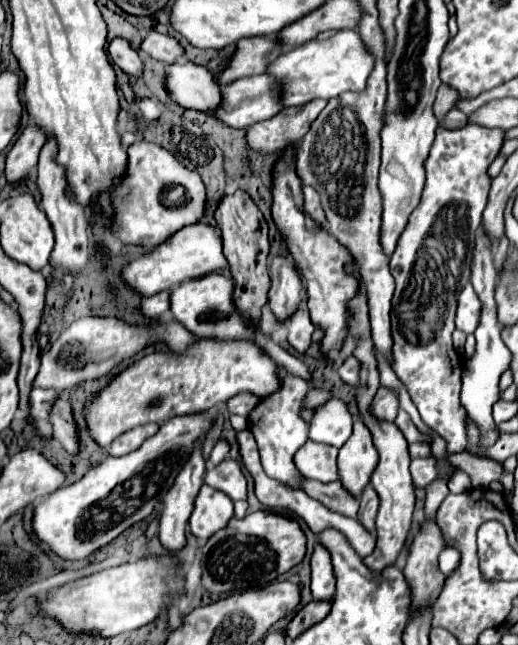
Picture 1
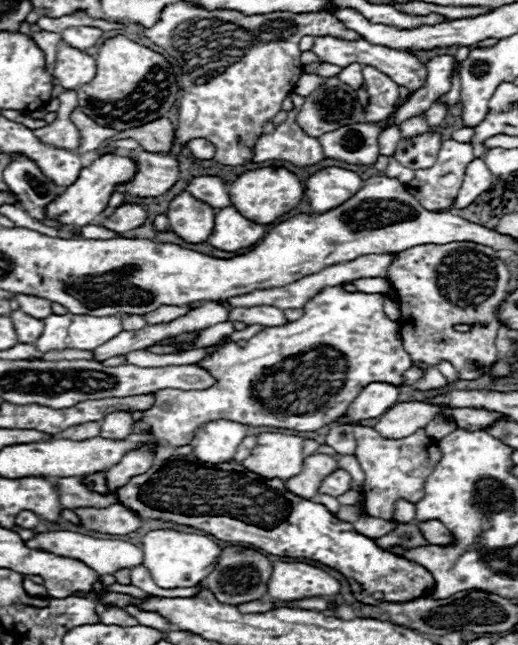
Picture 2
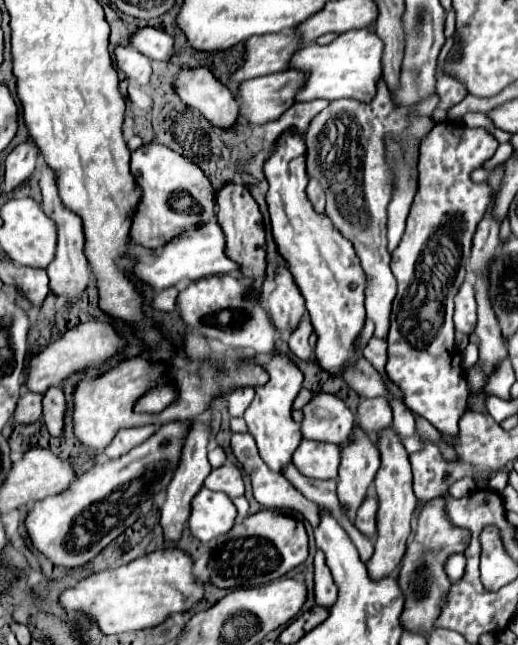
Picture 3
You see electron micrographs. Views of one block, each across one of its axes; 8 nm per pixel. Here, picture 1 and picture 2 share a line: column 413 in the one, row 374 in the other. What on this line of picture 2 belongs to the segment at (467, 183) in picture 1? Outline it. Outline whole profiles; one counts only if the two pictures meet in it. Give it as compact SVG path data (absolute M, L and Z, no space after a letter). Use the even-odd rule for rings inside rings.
M342 286L328 288L316 294L302 310L302 318L288 322L286 326L266 328L248 340L244 348L228 342L224 348L204 358L200 366L208 366L218 380L208 390L160 390L156 392L156 404L144 412L144 420L134 424L134 432L140 434L152 426L154 436L170 442L172 446L190 444L198 426L210 420L234 420L248 426L274 426L296 432L312 432L334 422L370 382L396 382L402 384L402 372L412 366L410 354L396 338L398 324L388 320L384 310L384 294L346 292Z

